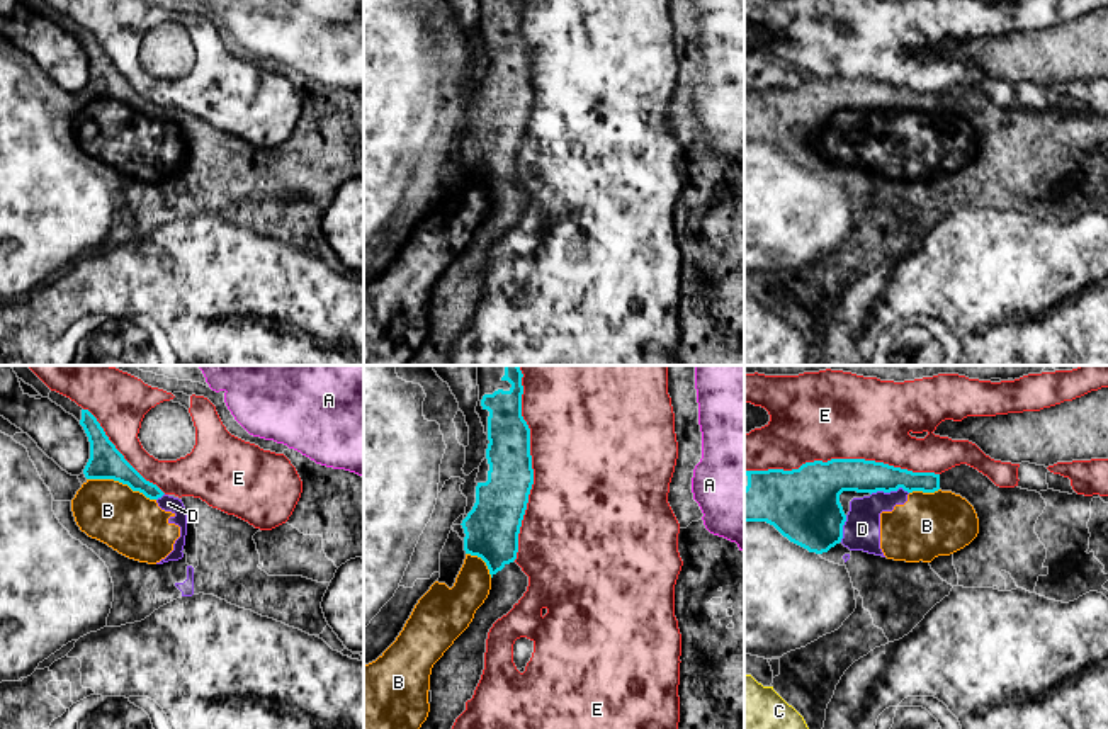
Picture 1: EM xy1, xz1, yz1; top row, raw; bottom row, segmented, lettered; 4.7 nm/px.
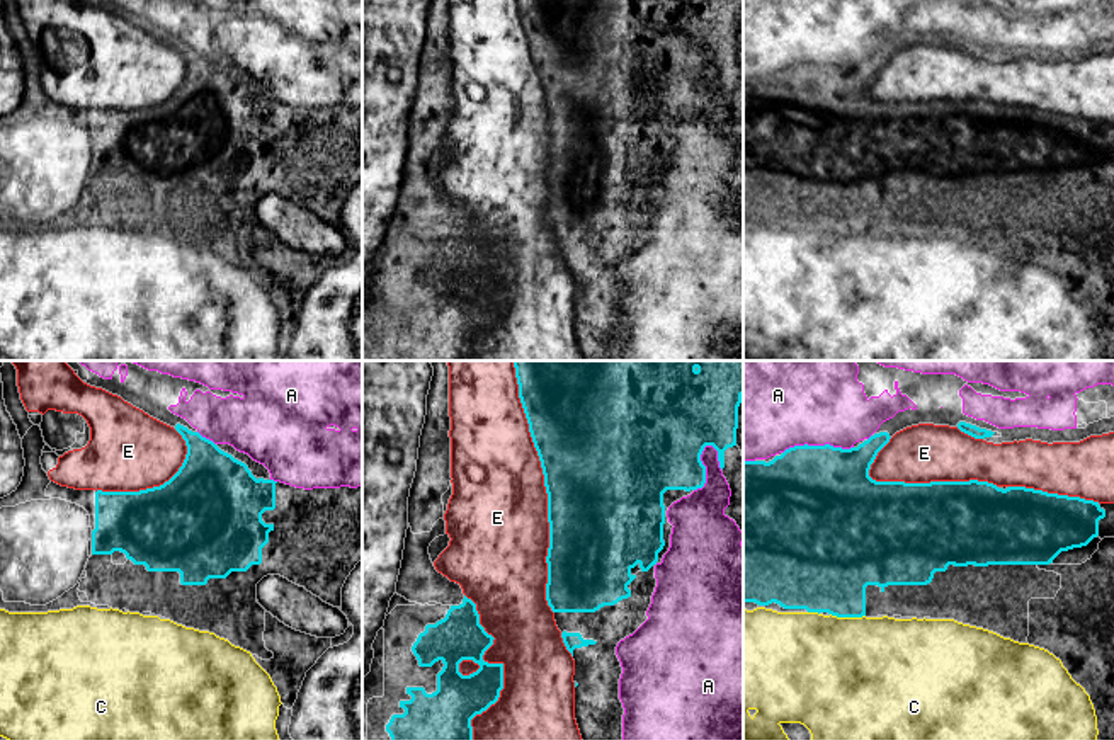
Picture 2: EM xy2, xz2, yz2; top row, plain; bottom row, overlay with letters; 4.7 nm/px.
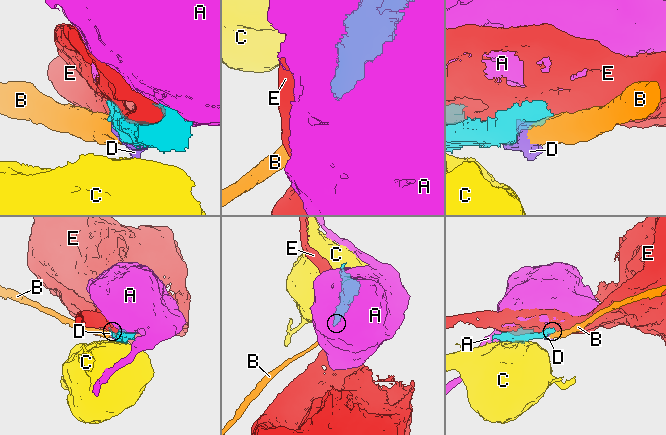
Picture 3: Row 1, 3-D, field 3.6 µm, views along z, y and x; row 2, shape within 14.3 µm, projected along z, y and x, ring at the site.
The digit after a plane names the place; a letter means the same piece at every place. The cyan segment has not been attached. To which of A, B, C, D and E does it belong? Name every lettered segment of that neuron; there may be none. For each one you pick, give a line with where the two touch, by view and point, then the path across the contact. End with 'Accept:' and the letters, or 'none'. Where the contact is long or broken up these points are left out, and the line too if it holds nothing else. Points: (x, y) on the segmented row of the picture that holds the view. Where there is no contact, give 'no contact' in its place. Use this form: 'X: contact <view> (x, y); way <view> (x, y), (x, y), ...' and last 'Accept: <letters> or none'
B: contact xy1 (121, 481)
Accept: B

